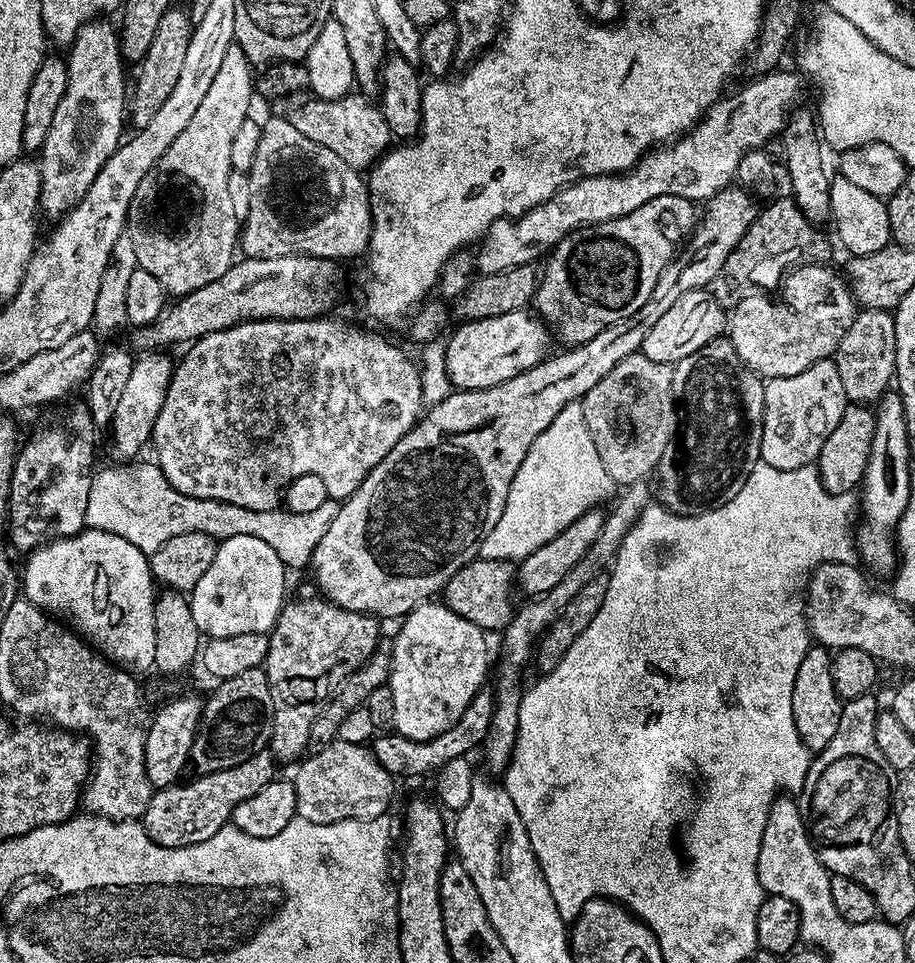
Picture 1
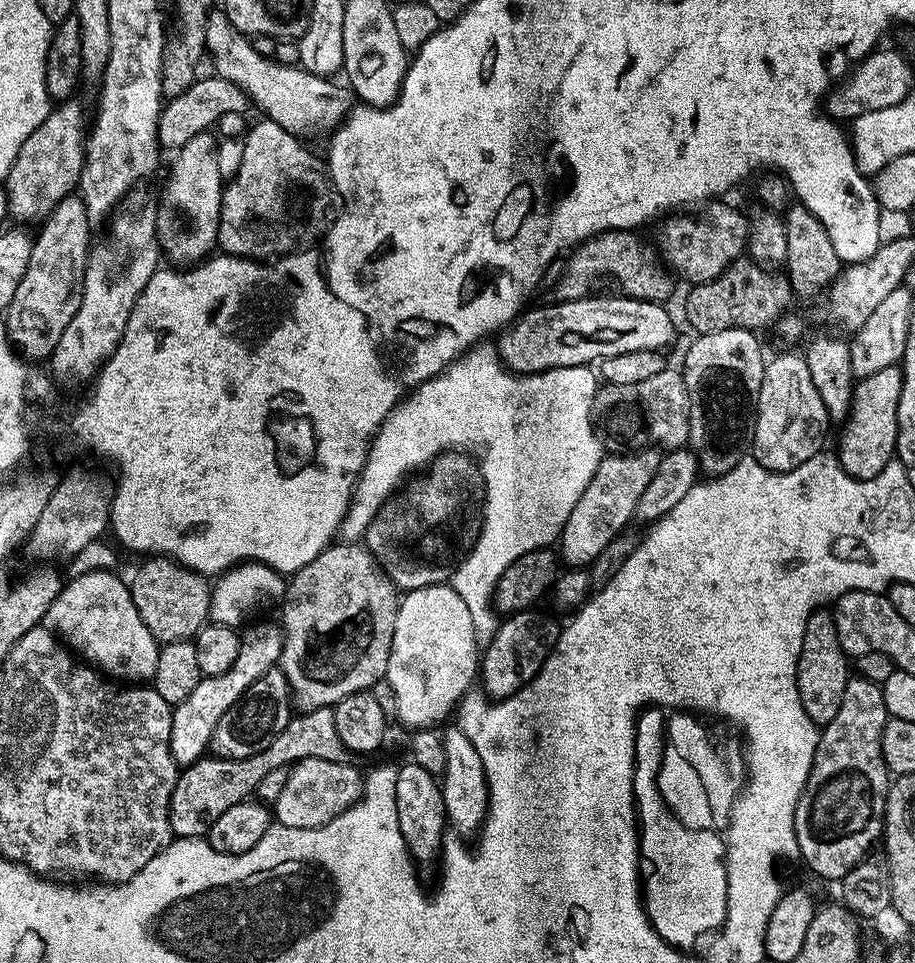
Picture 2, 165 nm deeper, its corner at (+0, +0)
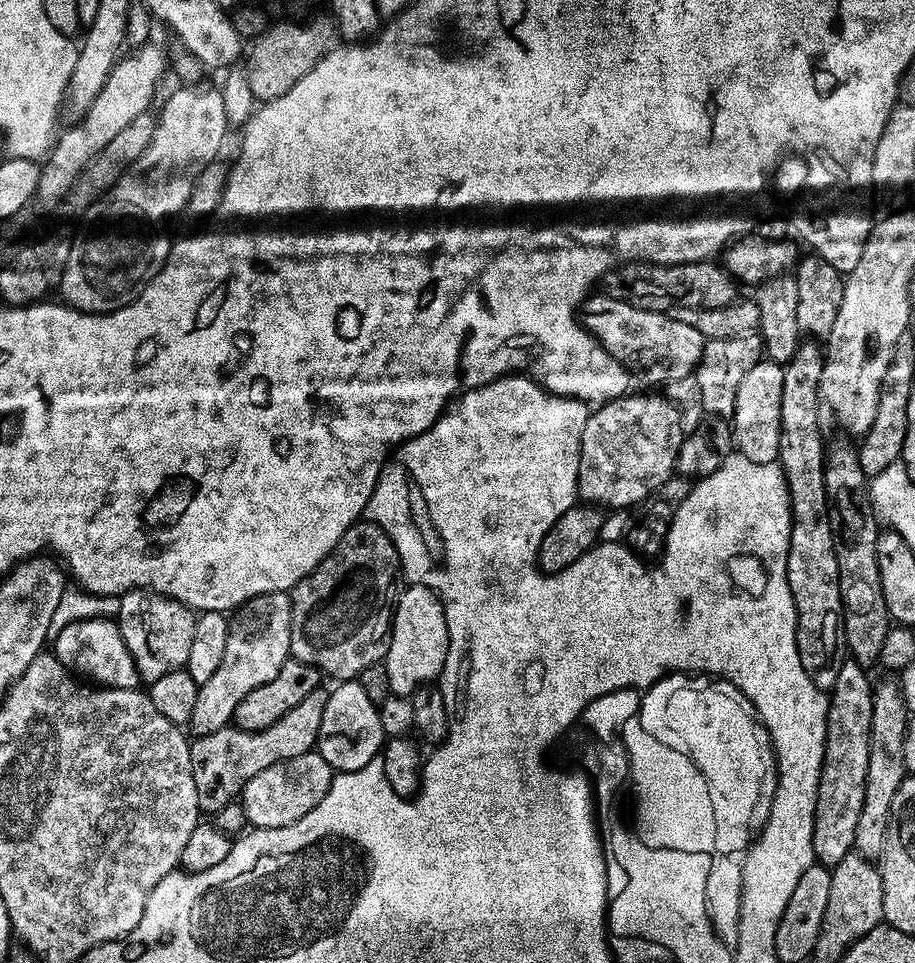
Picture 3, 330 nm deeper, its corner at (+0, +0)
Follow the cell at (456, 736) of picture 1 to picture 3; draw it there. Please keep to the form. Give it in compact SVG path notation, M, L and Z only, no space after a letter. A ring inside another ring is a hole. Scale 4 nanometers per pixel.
M327 687L316 688L314 694L302 698L302 702L298 702L298 706L294 706L294 710L282 714L282 718L278 718L278 722L274 722L274 726L270 726L261 732L247 732L241 728L229 726L222 730L214 730L214 734L195 737L189 743L188 749L194 770L194 786L198 786L198 802L201 813L215 814L218 810L222 810L222 806L233 803L244 791L246 782L250 782L250 778L254 778L254 774L258 774L258 770L266 770L266 766L274 766L283 760L298 758L298 754L313 751L317 747L319 726L322 724L322 714L326 707L328 693Z

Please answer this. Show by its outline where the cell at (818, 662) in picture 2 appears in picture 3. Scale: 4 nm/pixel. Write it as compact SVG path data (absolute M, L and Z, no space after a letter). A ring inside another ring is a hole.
M801 343L793 358L783 365L784 381L782 382L782 406L780 407L780 454L778 467L784 472L788 483L792 507L792 525L790 526L790 546L784 575L790 586L794 605L794 643L798 646L800 668L806 670L808 683L818 690L831 690L838 682L838 670L846 658L846 645L842 631L842 594L838 590L838 558L834 554L834 538L828 517L828 499L826 498L826 478L824 477L824 457L826 439L820 433L820 383L824 369L825 349L819 343Z

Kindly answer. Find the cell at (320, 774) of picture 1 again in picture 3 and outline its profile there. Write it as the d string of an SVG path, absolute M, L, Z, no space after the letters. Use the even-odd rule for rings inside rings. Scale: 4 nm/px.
M313 750L298 754L298 758L266 766L266 770L258 770L258 774L254 774L250 782L246 782L238 800L244 805L246 818L252 828L290 826L298 822L298 818L306 818L306 814L310 814L310 810L314 810L314 806L318 806L318 802L326 798L326 790L330 790L333 775L330 763L317 750Z

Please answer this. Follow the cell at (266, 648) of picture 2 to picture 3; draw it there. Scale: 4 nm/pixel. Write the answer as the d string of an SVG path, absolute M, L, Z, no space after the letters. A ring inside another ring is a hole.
M271 592L258 594L231 613L226 638L226 654L222 657L218 670L210 678L210 682L200 685L198 703L194 705L194 715L190 718L190 732L193 737L214 734L214 730L222 730L233 723L232 715L238 710L238 702L254 690L254 686L262 686L262 682L270 682L270 678L282 670L282 662L290 659L290 630L292 629L292 597L288 592Z

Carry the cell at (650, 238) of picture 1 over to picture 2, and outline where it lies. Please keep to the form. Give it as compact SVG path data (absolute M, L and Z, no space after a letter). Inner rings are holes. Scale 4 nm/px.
M712 202L703 209L701 216L688 216L692 214L672 214L659 225L660 244L659 251L662 253L662 259L669 269L677 277L689 280L689 285L709 284L711 280L717 280L729 266L736 263L745 255L748 246L749 217L744 217L736 208L724 204L728 202Z

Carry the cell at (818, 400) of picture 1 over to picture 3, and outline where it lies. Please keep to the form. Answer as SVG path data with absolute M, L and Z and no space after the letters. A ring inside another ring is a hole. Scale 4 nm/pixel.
M762 358L738 385L738 398L734 402L734 414L730 418L732 439L739 455L750 458L750 462L771 464L779 457L783 381L783 367L772 359Z

